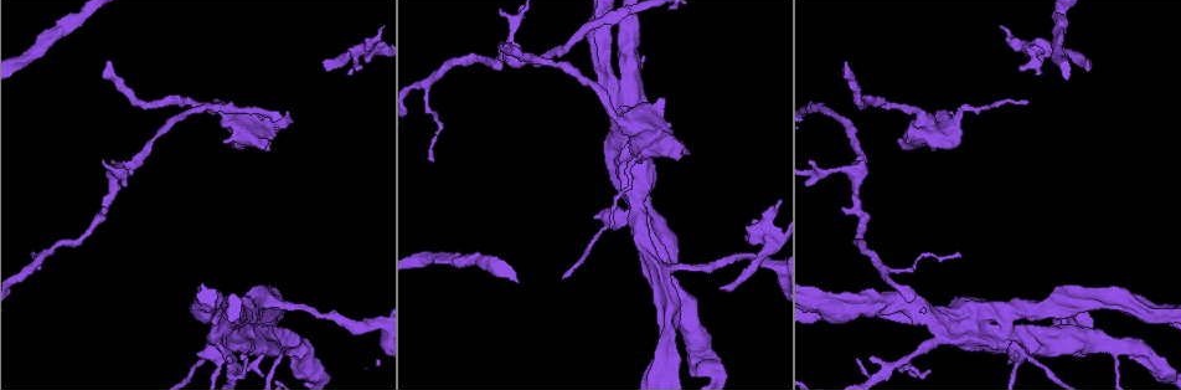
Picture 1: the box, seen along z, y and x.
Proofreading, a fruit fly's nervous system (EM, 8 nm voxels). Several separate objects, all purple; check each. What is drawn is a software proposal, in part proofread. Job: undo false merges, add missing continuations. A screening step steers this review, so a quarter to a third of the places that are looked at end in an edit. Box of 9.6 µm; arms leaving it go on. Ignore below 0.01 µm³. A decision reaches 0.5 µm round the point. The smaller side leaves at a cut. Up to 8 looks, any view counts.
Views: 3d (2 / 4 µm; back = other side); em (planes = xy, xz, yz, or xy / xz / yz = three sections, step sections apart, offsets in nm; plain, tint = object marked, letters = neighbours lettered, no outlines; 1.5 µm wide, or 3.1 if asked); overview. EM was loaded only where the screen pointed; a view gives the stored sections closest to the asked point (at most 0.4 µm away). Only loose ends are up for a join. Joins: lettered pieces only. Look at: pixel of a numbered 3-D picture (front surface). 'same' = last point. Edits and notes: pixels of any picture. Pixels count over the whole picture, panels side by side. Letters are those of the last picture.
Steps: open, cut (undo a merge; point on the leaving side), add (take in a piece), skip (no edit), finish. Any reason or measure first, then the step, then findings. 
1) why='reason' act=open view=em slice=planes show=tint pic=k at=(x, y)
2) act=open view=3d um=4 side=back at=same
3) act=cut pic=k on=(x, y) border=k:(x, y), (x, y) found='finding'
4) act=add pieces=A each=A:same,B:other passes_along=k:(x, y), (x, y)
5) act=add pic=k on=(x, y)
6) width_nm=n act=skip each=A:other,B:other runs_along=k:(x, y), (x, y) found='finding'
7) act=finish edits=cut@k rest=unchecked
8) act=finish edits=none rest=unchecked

why='branch stops here' act=open view=3d um=2 pic=1 at=(1090, 61)

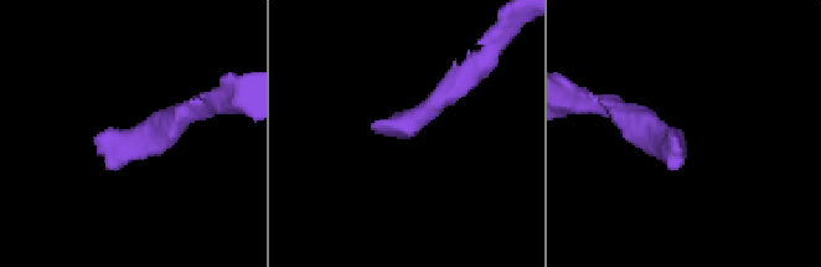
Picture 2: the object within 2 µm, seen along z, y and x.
act=open view=em slice=planes show=letters pic=2 at=(94, 138)

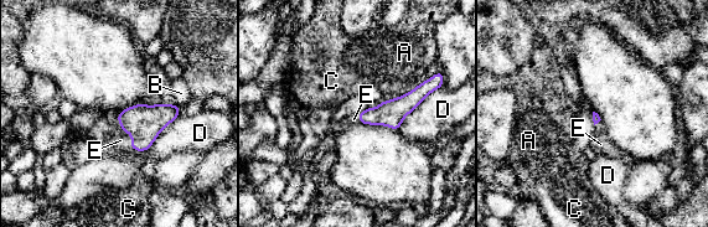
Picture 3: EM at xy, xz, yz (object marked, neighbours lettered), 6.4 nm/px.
act=add pieces=E each=A:other,B:other,C:other,D:other,E:same passes_along=3:(144, 123), (129, 133), (120, 140) found='it goes on there'

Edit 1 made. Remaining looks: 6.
why='an open end' act=open view=em slice=planes show=letters pic=1 at=(755, 219)

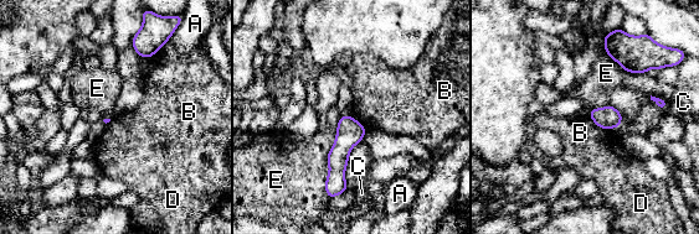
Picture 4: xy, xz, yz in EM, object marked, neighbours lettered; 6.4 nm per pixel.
act=skip each=A:other,B:other,C:other,D:other,E:other border=4:(351, 115), (366, 130) found='no lettered piece goes on from it'

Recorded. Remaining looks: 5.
act=open view=3d um=4 pic=1 at=(1026, 99)

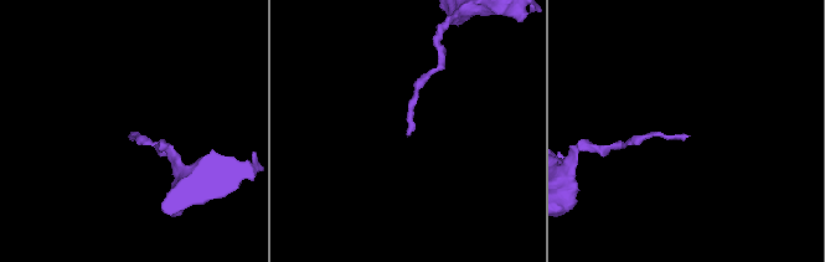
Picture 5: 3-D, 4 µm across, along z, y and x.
why='need the tissue' act=open view=em slice=xz step=8 show=letters pic=5 at=(409, 133)

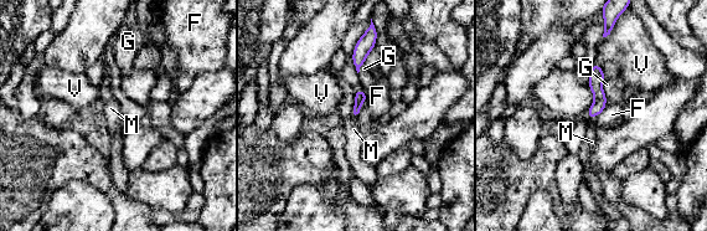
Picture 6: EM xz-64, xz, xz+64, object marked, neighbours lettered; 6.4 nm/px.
why='cut it another way' act=open view=em slice=planes show=letters at=same

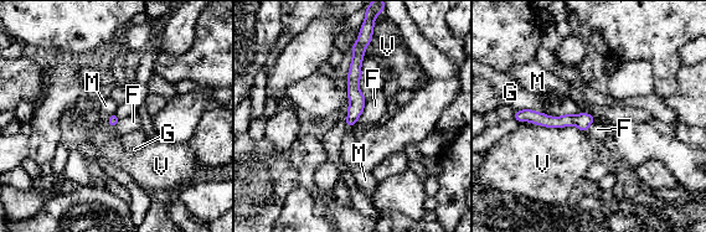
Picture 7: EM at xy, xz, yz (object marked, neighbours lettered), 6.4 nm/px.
width_nm=70 act=skip each=F:other,G:other,M:other,V:other border=7:(366, 99), (364, 111), (356, 120) found='none of them fits'

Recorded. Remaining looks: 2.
act=finish edits=add@3 rest=unchecked

